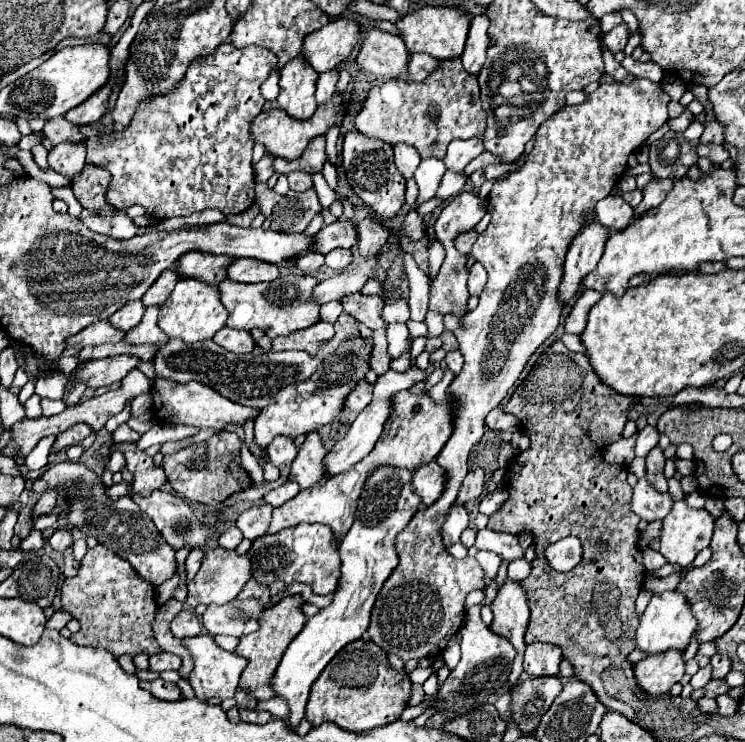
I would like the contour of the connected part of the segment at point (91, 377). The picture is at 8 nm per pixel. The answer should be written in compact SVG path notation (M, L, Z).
M113 356L105 360L87 360L85 364L77 366L77 378L83 380L89 388L109 386L113 382L123 380L131 370L139 366L139 358L135 356Z

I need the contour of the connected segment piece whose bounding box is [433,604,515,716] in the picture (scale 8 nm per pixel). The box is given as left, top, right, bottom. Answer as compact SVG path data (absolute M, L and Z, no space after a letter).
M479 604L471 606L467 610L465 624L459 630L459 634L461 634L461 660L459 660L457 668L451 670L449 678L445 680L445 684L437 692L433 706L437 706L439 714L443 714L443 716L449 712L463 712L473 706L489 702L489 698L493 694L499 694L503 690L503 686L507 684L507 678L511 674L515 648L507 638L491 632L491 628L481 620L479 610L481 610Z

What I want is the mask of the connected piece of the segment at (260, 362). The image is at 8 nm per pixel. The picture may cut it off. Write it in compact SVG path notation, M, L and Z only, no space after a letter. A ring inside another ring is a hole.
M343 312L335 322L335 338L329 340L327 344L321 344L319 354L315 358L311 358L307 352L269 352L261 356L253 356L253 354L239 356L219 348L213 340L203 340L199 344L183 344L183 340L169 338L155 354L153 364L157 370L157 378L169 378L175 382L197 380L201 384L215 388L219 394L223 394L233 402L251 408L265 408L269 404L271 394L279 392L279 388L285 388L287 384L307 380L323 362L325 354L335 352L339 344L343 344L345 340L353 340L355 336L359 336L359 322L347 312Z

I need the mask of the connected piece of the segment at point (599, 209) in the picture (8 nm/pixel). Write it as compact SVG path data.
M607 196L595 206L597 220L607 228L623 230L633 220L633 208L621 196Z

